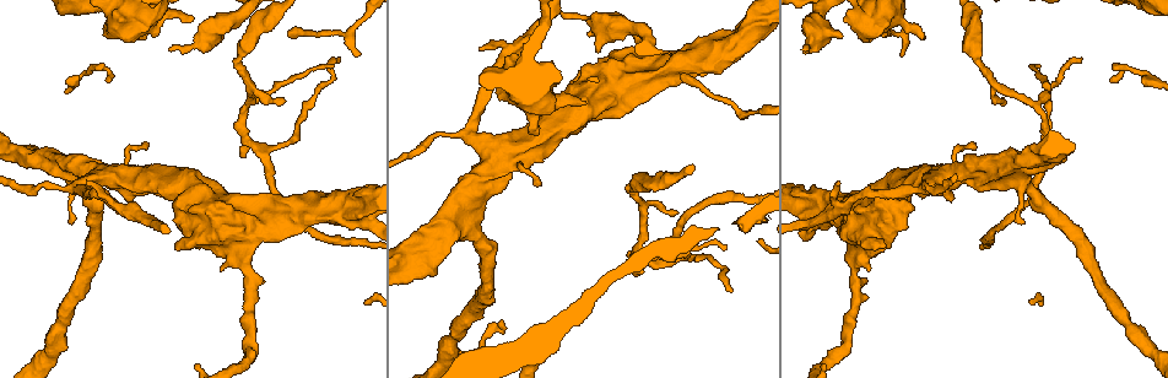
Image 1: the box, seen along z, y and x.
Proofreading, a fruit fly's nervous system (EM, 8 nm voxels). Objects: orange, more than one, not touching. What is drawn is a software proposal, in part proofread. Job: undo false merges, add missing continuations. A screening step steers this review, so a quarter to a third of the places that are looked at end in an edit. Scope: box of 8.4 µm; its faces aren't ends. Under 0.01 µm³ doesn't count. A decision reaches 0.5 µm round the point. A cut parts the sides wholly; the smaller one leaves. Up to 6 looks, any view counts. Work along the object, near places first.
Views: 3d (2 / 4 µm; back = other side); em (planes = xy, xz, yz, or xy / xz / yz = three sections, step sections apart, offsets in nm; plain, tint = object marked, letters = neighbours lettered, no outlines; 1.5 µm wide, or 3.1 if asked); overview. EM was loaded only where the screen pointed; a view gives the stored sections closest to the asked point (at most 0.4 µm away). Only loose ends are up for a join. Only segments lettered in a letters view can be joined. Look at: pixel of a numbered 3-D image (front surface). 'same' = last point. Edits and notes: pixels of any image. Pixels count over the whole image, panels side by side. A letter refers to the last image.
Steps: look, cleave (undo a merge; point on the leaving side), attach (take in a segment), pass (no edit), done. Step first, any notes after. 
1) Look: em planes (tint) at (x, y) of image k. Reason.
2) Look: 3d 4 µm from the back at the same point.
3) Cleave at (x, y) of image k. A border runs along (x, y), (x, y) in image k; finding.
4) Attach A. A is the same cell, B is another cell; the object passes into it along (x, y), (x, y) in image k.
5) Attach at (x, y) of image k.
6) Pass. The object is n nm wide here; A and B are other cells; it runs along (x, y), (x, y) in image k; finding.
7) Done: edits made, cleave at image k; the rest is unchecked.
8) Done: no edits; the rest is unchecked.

Look: 3d 4 µm at (922, 38) of image 1. Branch stops here.

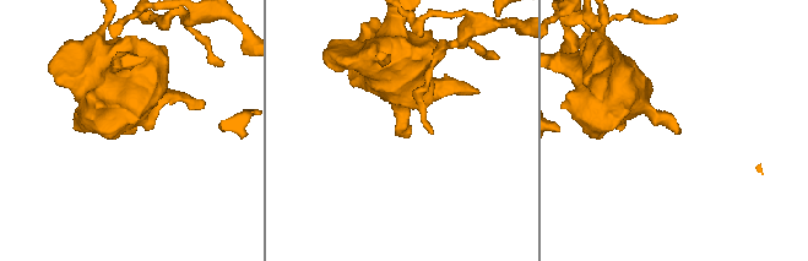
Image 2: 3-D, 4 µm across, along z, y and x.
Look: em xz step 8 (letters) at (131, 131) of image 2.

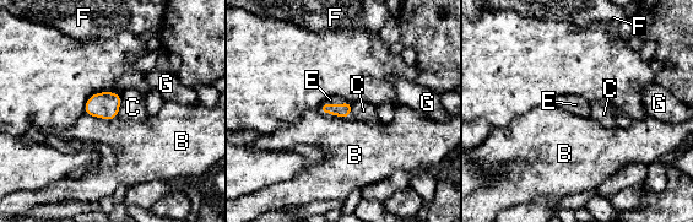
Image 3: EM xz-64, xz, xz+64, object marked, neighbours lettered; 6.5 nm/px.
Look: em xy step 8 (letters) at the same point. Another direction.

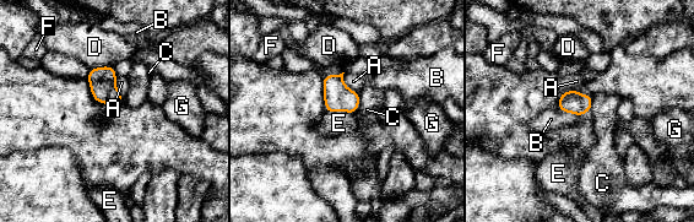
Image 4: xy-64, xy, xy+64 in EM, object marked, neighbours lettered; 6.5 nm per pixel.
Attach E. The object is 140 nm wide here; E is the same cell, A, B, C, D, F and G are other cells; the object passes into it along (337, 97), (341, 110), (339, 123) in image 4; the neuron continues.

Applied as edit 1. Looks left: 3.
Look: 3d 2 µm at (1004, 100) of image 1. An open end.

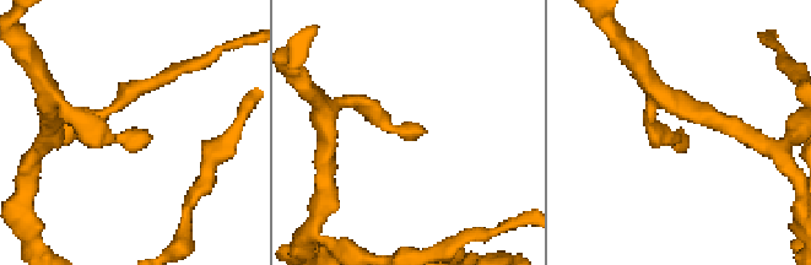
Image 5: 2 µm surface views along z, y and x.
Look: em planes (plain) at (682, 135) of image 5.

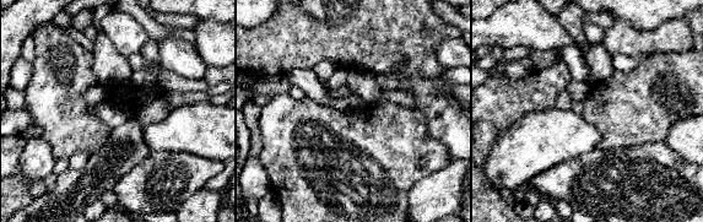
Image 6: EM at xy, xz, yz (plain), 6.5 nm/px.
Look: em planes (letters) at the same point.

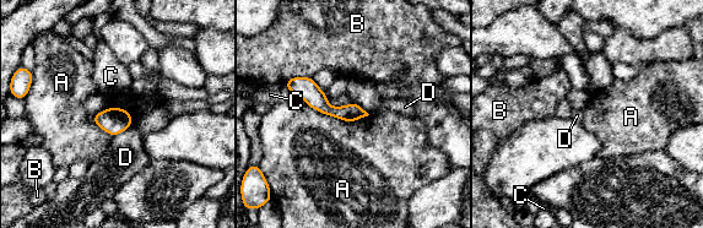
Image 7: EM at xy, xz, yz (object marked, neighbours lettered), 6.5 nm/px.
Pass. A, B, C and D are other cells; none of them fits.

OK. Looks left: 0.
Done: edits made, attach at image 4; the rest is unchecked.

